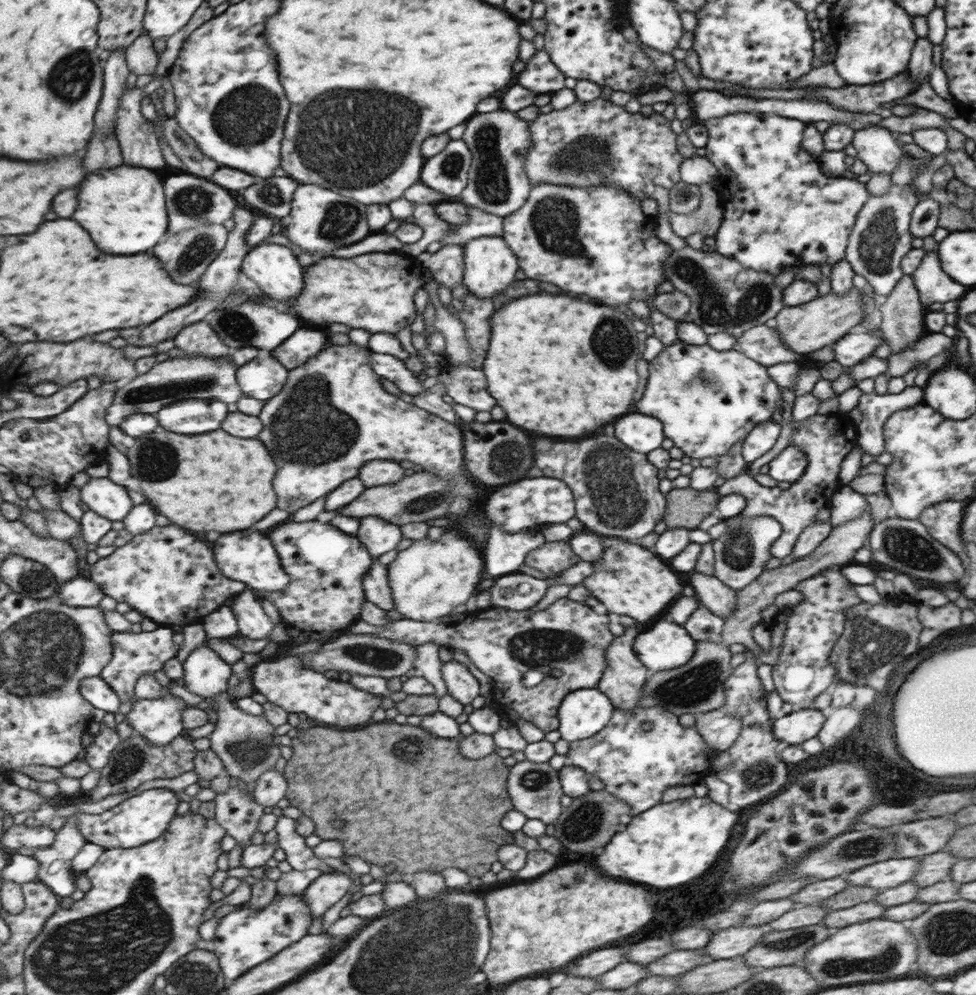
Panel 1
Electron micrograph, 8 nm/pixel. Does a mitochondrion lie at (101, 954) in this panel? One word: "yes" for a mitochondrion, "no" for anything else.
yes

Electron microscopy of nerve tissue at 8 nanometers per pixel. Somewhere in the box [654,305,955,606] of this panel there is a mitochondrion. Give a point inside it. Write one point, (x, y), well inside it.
(905, 547)

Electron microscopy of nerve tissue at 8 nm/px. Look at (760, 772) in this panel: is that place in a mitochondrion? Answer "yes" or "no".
yes

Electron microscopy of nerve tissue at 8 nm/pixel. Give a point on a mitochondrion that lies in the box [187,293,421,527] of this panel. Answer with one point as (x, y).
(313, 431)

